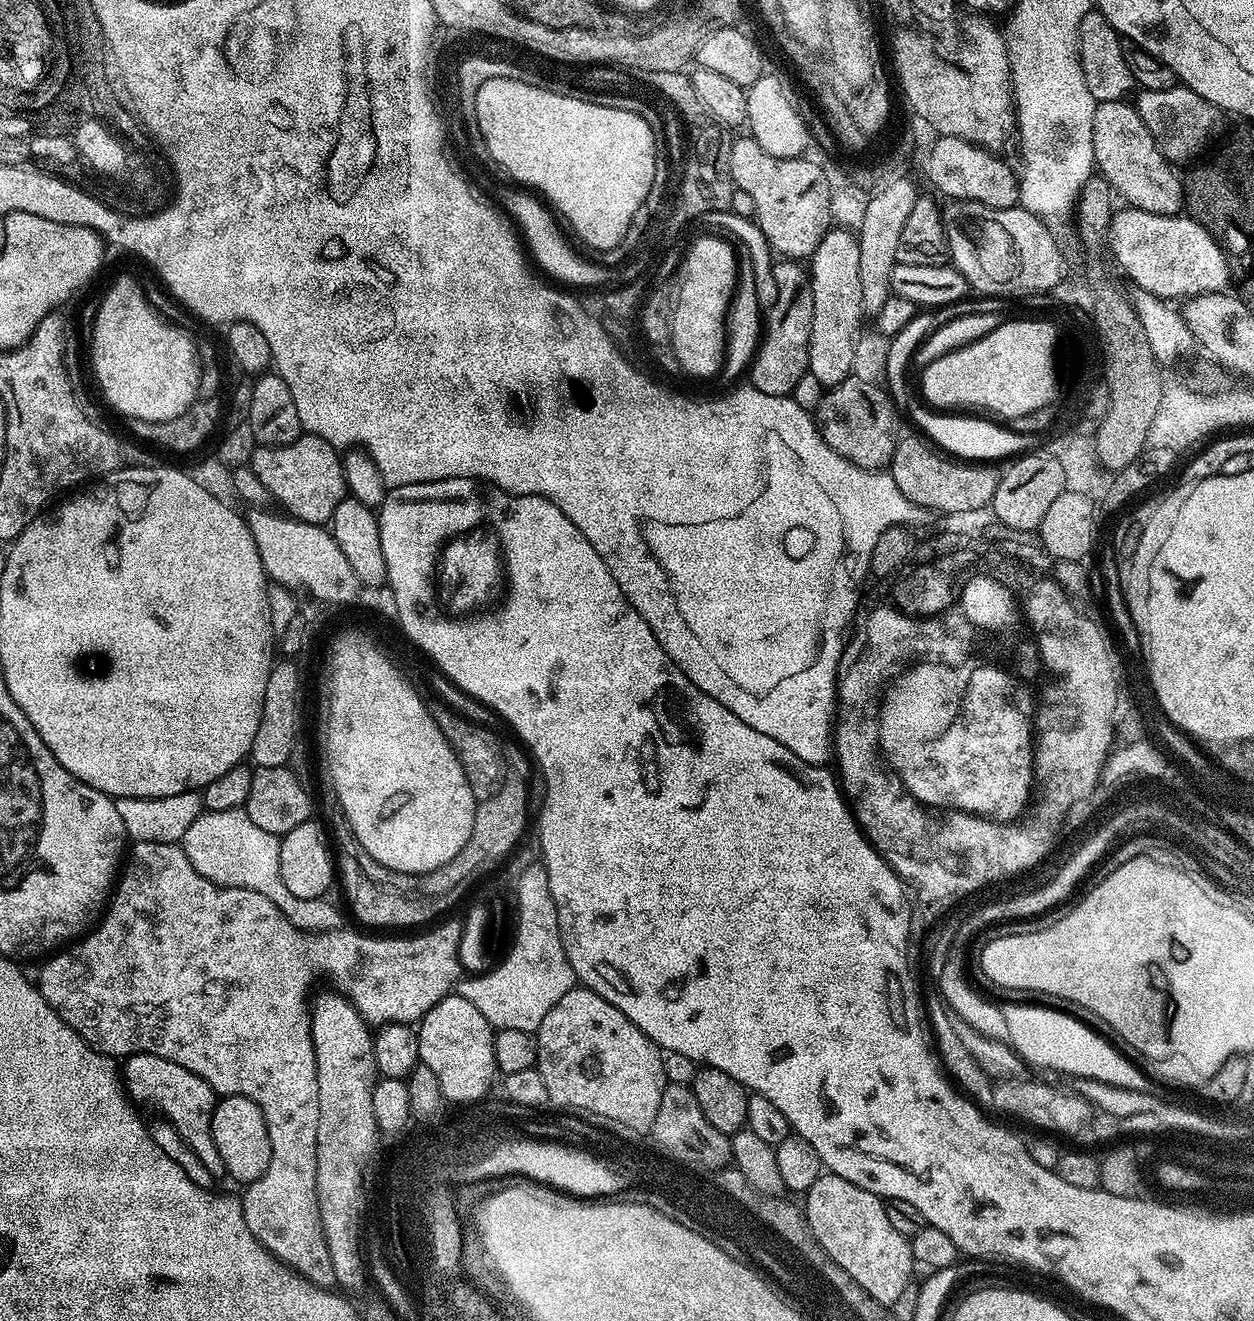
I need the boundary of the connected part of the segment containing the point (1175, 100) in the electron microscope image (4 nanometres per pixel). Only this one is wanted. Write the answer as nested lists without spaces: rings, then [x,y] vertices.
[[[1183,86],[1153,92],[1141,91],[1139,95],[1140,97],[1134,100],[1134,107],[1142,122],[1146,122],[1146,130],[1150,130],[1154,142],[1160,147],[1160,153],[1167,158],[1168,163],[1173,165],[1175,160],[1192,156],[1199,144],[1203,144],[1204,136],[1212,126],[1212,108],[1199,100],[1199,95],[1194,94],[1194,90]]]

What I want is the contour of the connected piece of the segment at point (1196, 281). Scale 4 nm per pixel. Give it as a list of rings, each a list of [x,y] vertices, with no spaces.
[[[1126,206],[1117,209],[1106,233],[1106,242],[1114,250],[1119,269],[1131,279],[1130,282],[1143,288],[1163,300],[1172,300],[1174,296],[1190,298],[1194,295],[1205,295],[1221,291],[1230,280],[1227,257],[1221,250],[1215,237],[1195,219],[1186,214],[1174,216],[1150,214],[1140,208]]]

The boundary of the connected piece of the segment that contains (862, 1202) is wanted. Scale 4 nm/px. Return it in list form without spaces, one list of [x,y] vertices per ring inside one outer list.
[[[821,1174],[814,1186],[808,1188],[803,1200],[803,1215],[822,1250],[834,1262],[844,1265],[854,1282],[864,1287],[870,1298],[876,1299],[880,1304],[893,1304],[898,1294],[906,1290],[906,1282],[913,1279],[914,1259],[909,1237],[898,1234],[898,1230],[894,1230],[893,1224],[890,1223],[890,1218],[886,1218],[885,1201],[870,1194],[870,1190],[862,1190],[862,1186],[854,1186],[854,1182],[846,1182],[846,1178],[831,1174]]]

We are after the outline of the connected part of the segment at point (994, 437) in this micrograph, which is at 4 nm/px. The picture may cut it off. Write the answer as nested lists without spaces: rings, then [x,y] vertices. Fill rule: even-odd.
[[[912,404],[908,408],[909,416],[914,420],[915,424],[921,429],[918,429],[933,445],[936,445],[941,451],[948,453],[951,457],[966,461],[966,462],[996,462],[992,460],[1005,460],[1012,457],[1027,453],[1036,442],[1035,437],[1031,434],[1022,434],[1005,426],[1003,423],[996,424],[990,418],[981,416],[976,418],[974,414],[951,414],[948,412],[935,412],[927,405]]]

